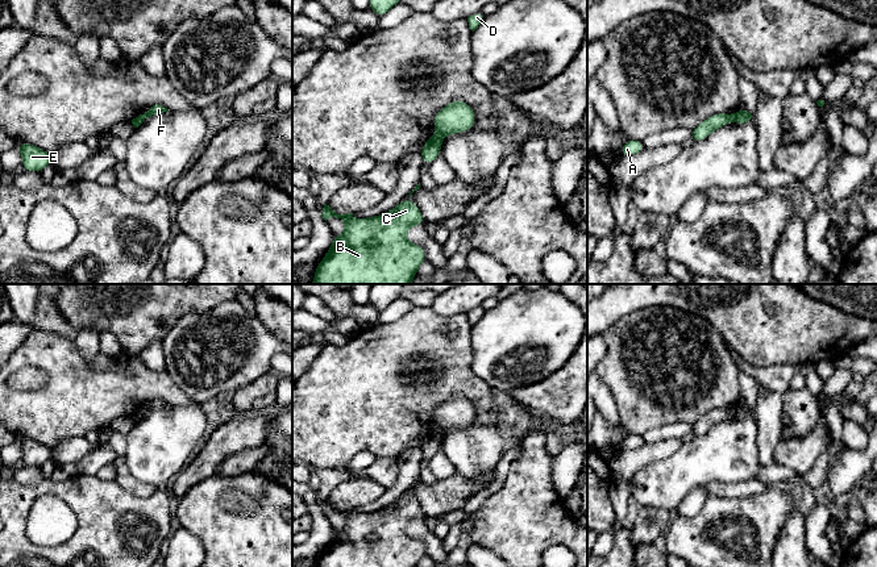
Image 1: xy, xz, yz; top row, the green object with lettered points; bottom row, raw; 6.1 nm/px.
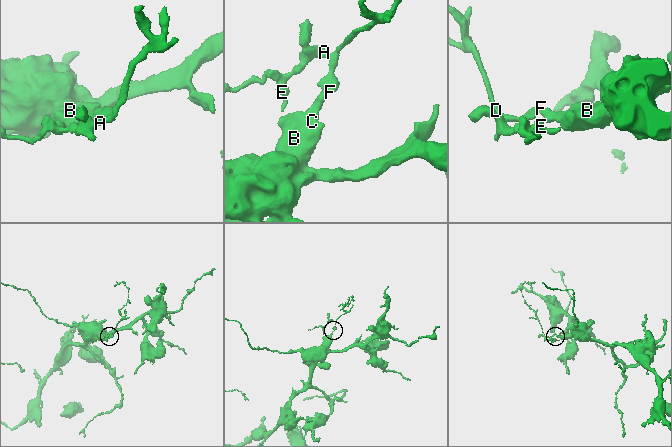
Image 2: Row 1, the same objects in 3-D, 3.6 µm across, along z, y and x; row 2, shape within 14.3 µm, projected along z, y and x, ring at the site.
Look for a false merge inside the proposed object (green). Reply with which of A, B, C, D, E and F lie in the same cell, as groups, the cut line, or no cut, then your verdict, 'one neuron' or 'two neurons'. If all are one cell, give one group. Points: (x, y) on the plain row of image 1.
A D E F / B C; cut in xz along (436, 428), (441, 433); two neurons

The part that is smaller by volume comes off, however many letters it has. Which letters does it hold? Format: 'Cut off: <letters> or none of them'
Cut off: A, D, E, F

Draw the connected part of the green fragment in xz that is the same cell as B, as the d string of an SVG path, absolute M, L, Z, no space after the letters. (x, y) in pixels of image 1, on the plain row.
M420 478L400 499L375 512L353 513L353 508L337 509L324 499L321 512L325 516L331 512L341 513L345 517L345 525L338 531L333 530L332 541L317 558L316 567L417 567L425 555L425 546L421 541L411 538L406 528L415 520L427 518L419 501L407 495L419 483Z

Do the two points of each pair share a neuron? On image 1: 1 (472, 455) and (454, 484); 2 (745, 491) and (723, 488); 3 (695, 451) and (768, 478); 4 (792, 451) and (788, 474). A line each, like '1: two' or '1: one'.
1: two
2: one
3: two
4: two

